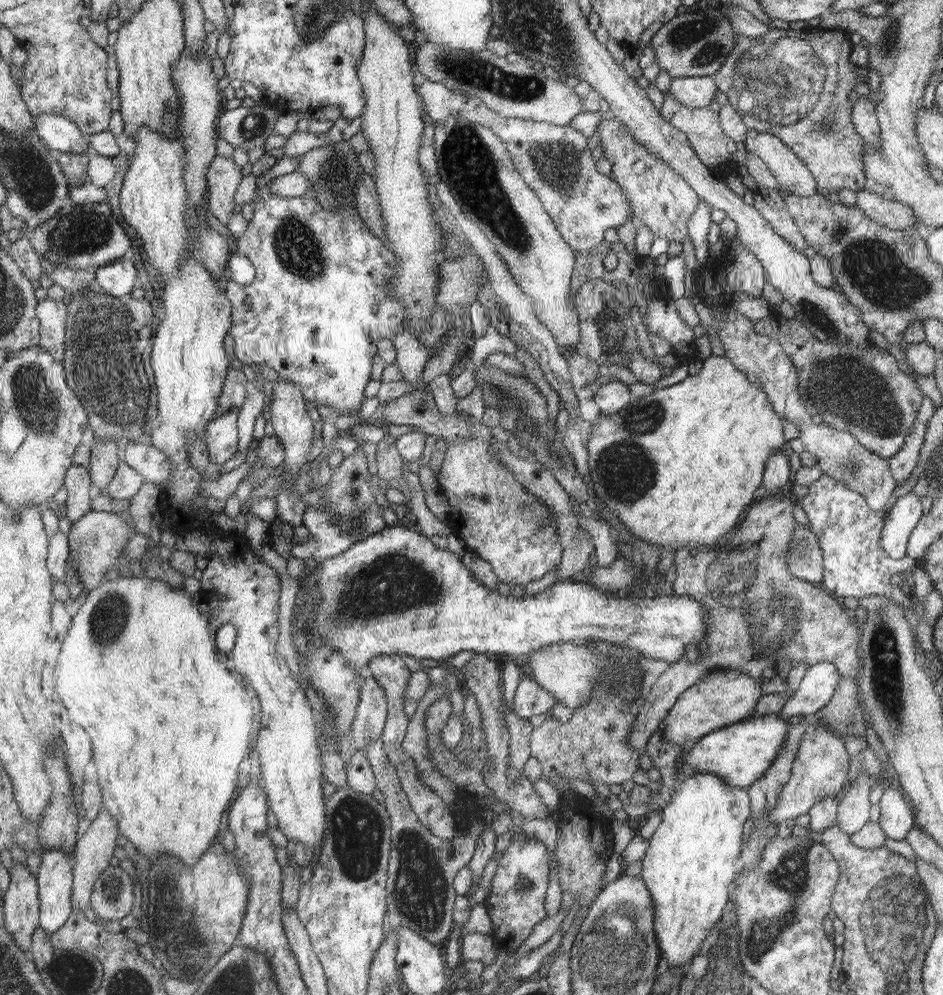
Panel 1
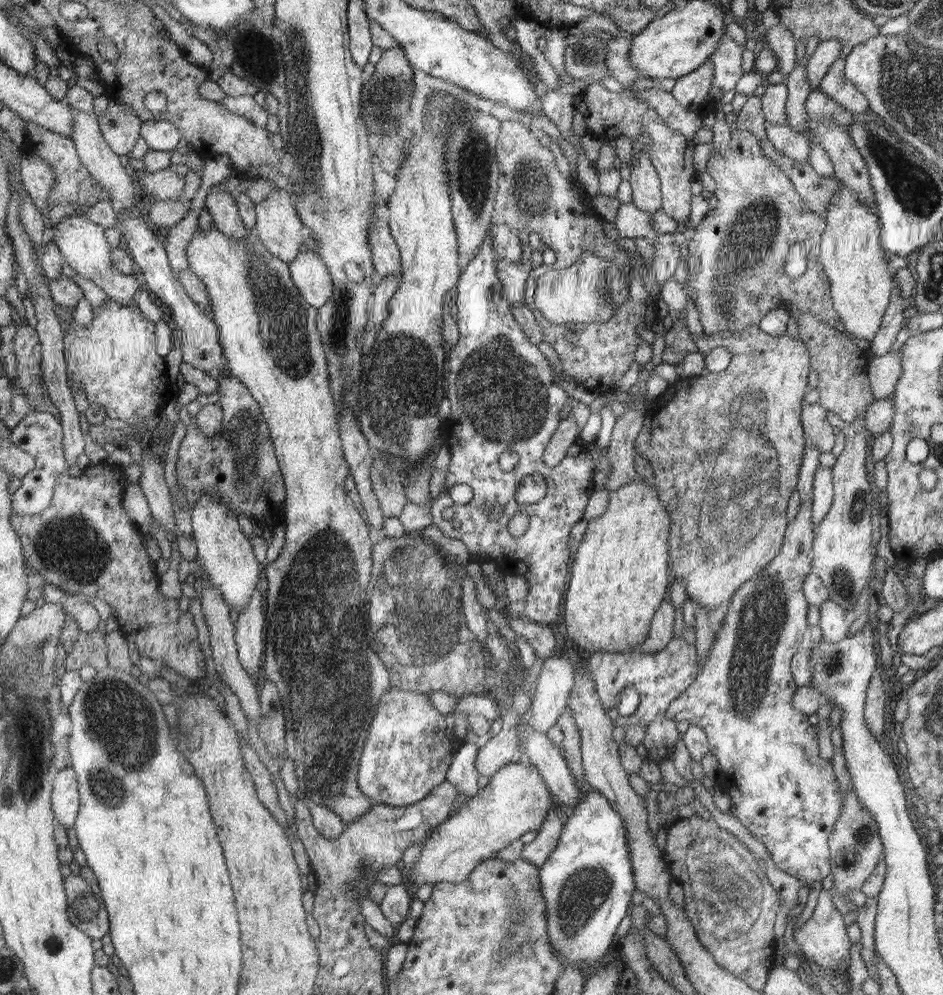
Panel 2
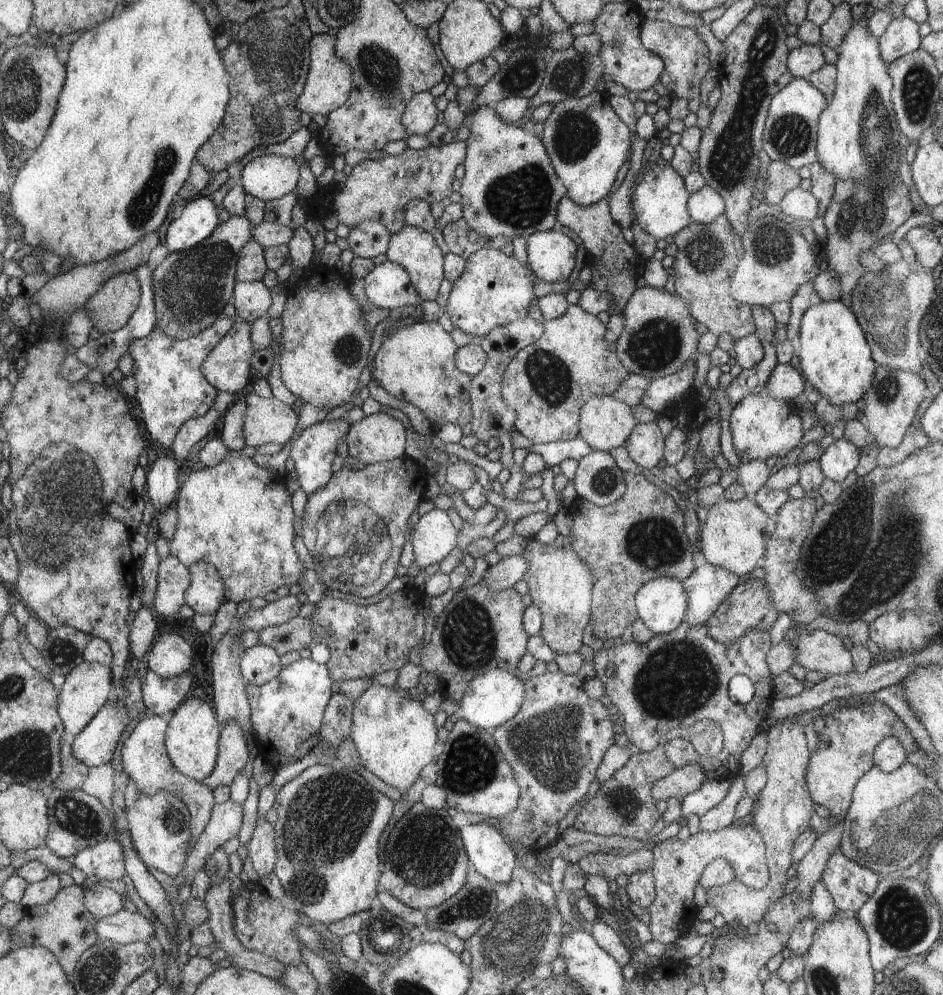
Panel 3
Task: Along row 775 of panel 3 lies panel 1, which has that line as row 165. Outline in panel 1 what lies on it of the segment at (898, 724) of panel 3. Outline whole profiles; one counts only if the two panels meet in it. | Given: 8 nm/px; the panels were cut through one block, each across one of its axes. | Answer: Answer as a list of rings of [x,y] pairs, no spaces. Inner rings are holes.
[[[770,28],[760,38],[748,38],[736,34],[736,46],[730,50],[722,68],[714,79],[720,92],[726,93],[728,100],[742,114],[746,123],[760,132],[767,132],[781,138],[794,154],[814,175],[817,193],[828,197],[832,191],[849,189],[856,193],[867,188],[867,172],[864,168],[864,140],[856,132],[852,122],[853,103],[848,94],[856,84],[864,83],[856,70],[858,65],[850,62],[852,43],[848,33],[836,28],[817,29],[777,29]]]

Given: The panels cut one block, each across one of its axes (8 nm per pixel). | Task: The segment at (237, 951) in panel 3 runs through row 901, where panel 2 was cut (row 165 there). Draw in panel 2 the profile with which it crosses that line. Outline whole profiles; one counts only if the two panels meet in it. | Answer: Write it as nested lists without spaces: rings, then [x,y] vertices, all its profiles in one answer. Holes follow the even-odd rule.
[[[219,154],[217,157],[206,159],[201,171],[201,186],[194,201],[187,202],[187,216],[176,226],[170,227],[170,236],[165,250],[168,264],[178,275],[179,271],[188,269],[186,246],[193,239],[199,225],[199,215],[205,208],[205,198],[214,188],[219,188],[233,172],[230,157]]]

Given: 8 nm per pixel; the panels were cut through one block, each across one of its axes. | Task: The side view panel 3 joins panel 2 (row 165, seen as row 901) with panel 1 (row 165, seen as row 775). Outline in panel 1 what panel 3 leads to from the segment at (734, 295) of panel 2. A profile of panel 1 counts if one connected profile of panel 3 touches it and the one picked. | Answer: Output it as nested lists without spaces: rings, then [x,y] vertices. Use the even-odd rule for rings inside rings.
[[[749,126],[742,143],[768,165],[771,174],[787,191],[806,197],[817,193],[816,178],[781,138]]]

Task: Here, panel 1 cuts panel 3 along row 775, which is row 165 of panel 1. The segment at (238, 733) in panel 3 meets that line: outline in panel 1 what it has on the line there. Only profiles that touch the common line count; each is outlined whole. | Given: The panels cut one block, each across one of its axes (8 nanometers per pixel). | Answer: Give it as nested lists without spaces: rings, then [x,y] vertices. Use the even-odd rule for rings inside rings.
[[[214,156],[208,168],[207,179],[211,194],[208,196],[210,204],[207,210],[216,221],[227,226],[232,214],[238,210],[235,193],[240,182],[243,181],[243,170],[234,163],[232,157],[218,156]]]

